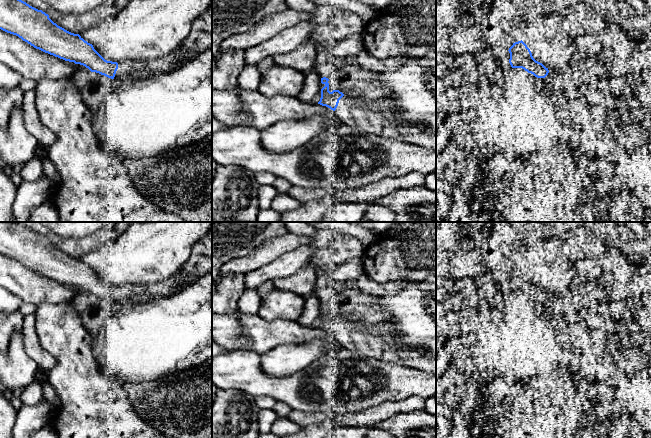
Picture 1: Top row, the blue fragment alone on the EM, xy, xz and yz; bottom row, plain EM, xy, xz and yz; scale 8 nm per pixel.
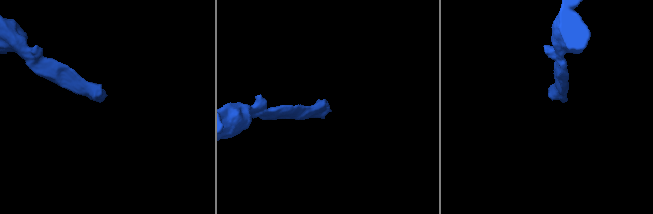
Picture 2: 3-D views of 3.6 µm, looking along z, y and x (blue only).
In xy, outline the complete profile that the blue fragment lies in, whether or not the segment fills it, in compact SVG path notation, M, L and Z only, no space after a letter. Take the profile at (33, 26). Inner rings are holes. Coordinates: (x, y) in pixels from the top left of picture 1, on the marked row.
M0 0L0 29L18 36L36 49L65 61L83 65L91 72L114 80L138 76L144 71L154 74L166 73L189 60L189 58L180 55L183 48L179 46L174 52L158 59L125 60L119 63L107 61L94 49L92 44L85 41L79 34L71 33L58 26L49 18L48 14L22 0Z

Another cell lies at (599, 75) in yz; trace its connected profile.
M585 33L574 38L575 51L566 72L572 83L590 105L602 105L608 108L621 93L622 87L631 81L631 71L622 59L605 48L598 38Z

